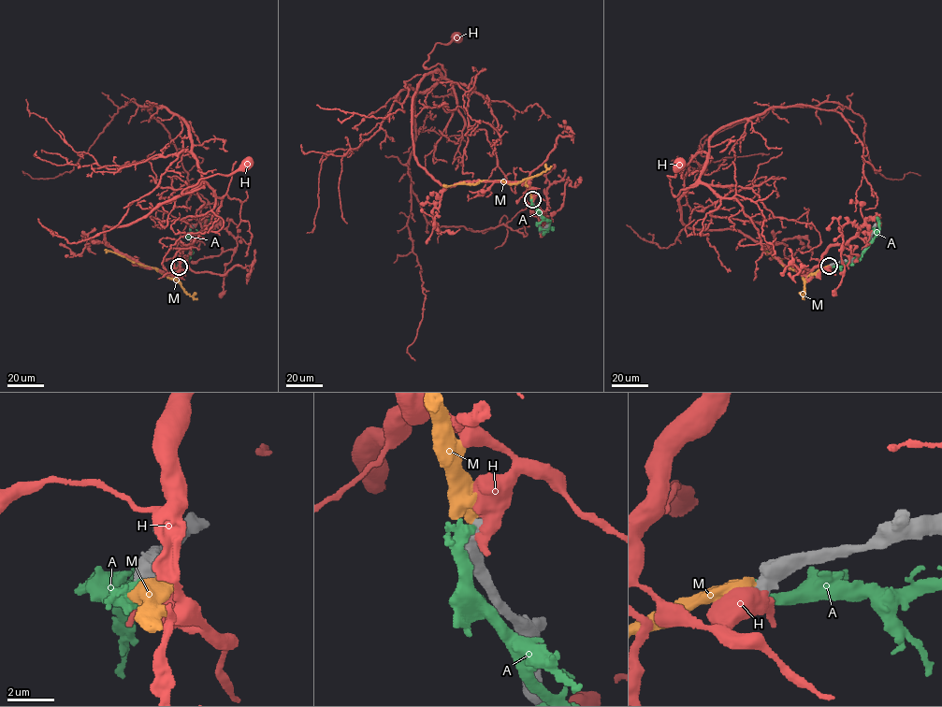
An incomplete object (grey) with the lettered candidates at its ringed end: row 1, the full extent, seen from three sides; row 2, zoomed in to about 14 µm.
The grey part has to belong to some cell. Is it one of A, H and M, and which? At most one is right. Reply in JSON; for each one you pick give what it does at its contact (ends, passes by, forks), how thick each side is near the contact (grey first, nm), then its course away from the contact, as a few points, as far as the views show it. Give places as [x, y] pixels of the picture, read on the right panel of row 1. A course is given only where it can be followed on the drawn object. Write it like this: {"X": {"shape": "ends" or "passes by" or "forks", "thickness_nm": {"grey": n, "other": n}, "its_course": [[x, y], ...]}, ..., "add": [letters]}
{"M": {"shape": "ends", "thickness_nm": {"grey": 700, "other": 550}, "its_course": [[829, 266], [802, 279], [800, 273], [783, 266], [781, 262], [765, 252]]}, "add": ["M"]}

